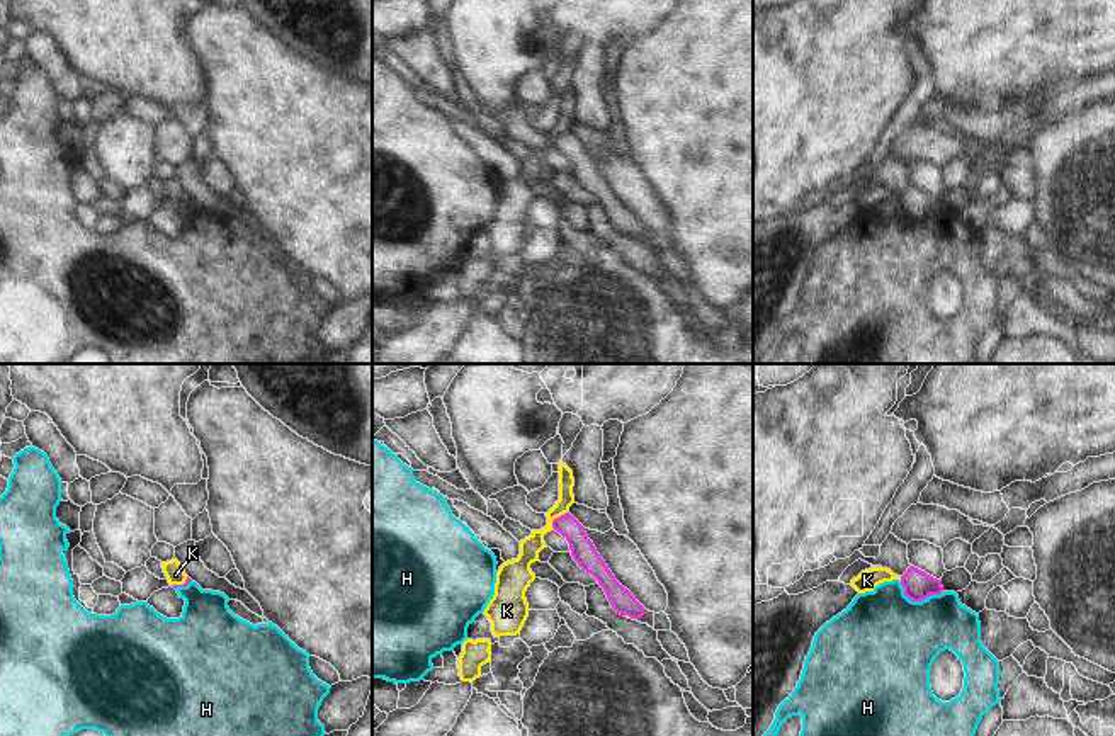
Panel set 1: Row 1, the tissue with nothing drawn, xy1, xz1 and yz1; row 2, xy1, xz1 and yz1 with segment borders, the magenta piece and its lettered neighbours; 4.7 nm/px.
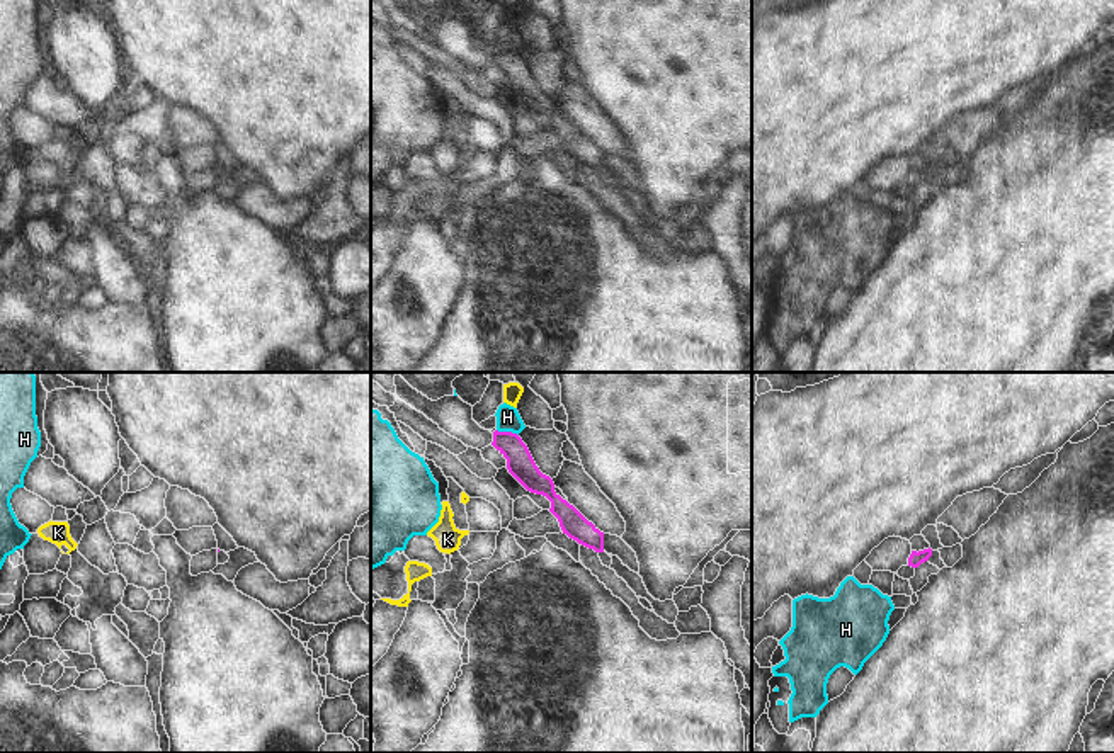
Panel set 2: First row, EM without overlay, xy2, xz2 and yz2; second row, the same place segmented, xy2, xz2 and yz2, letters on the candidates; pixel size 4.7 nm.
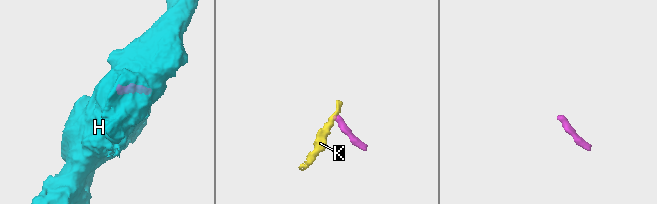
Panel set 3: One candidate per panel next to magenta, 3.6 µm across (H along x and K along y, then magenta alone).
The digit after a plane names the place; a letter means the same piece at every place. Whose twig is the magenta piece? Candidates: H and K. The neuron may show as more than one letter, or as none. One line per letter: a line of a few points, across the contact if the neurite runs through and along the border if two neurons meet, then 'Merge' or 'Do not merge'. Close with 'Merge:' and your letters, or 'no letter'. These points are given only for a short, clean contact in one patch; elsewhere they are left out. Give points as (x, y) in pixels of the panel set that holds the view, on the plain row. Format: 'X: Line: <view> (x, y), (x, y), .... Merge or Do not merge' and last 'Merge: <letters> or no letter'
H: Line: yz1 (899, 201), (905, 213), (913, 220), (923, 220), (940, 211). Do not merge
K: Line: xz1 (568, 130), (553, 140), (553, 148). Do not merge
Merge: no letter.

